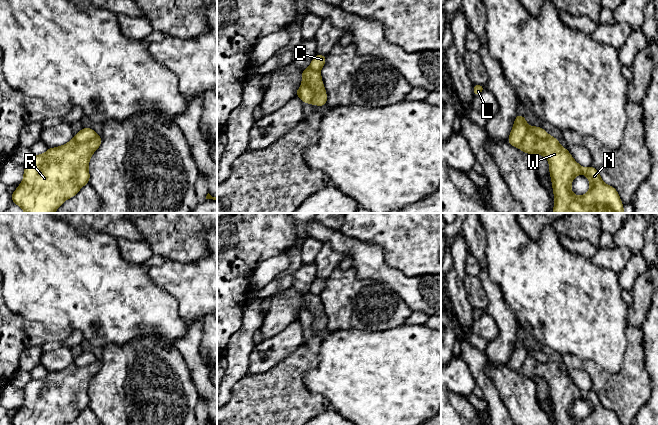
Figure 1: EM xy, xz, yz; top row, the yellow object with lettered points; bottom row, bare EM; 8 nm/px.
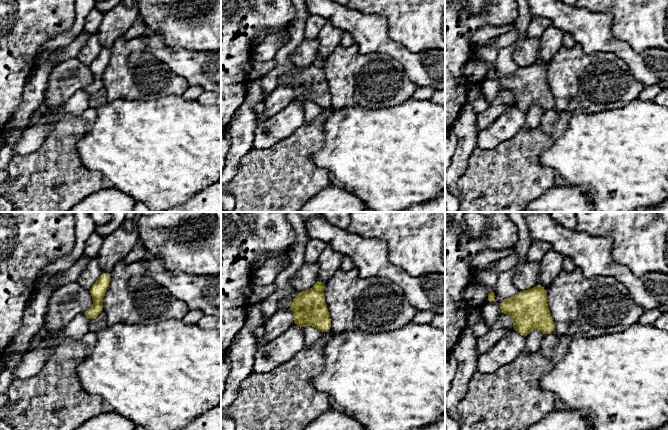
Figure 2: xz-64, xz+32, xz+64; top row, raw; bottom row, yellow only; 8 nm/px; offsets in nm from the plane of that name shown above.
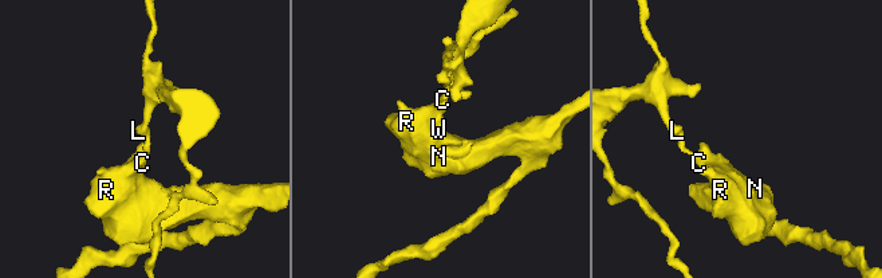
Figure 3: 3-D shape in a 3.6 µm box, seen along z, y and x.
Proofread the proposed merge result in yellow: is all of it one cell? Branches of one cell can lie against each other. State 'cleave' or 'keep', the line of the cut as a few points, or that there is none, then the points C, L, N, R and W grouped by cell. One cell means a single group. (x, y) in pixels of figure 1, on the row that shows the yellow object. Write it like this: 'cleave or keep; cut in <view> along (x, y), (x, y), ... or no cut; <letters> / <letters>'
cleave; cut in yz along (549, 136), (539, 138), (532, 133), (527, 133), (518, 147); C L / N R W

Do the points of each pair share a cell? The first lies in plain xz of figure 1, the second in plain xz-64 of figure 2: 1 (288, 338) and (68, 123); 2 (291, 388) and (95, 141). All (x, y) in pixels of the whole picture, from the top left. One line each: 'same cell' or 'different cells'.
1: different cells
2: different cells

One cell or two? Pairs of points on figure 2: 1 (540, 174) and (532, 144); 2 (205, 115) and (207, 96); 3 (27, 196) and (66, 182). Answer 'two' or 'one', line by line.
1: one
2: two
3: one

